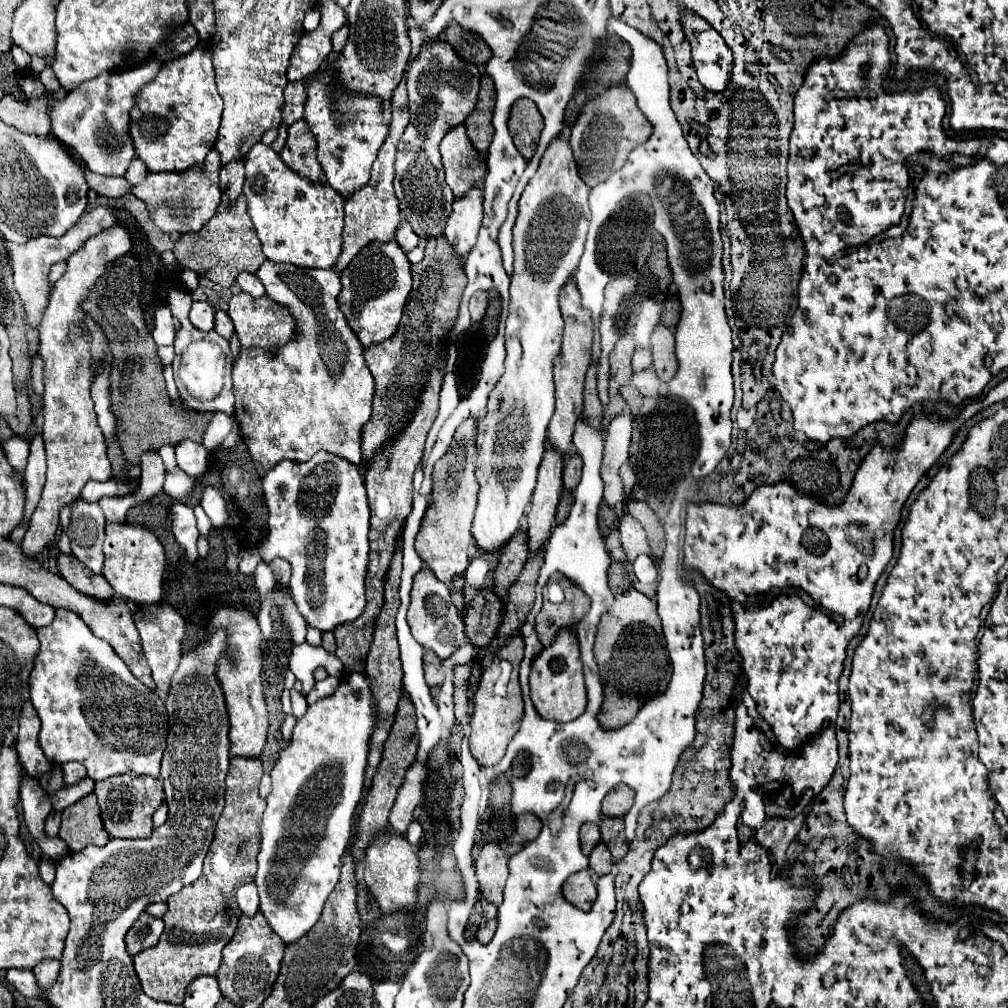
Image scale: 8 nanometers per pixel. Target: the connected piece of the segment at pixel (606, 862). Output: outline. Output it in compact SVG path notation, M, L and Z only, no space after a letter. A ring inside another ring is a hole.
M598 843L590 853L590 869L600 877L612 871L612 855L604 843Z

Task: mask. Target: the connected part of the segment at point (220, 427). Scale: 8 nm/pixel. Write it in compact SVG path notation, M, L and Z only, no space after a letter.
M214 413L214 419L210 421L206 433L204 433L204 441L202 445L208 449L208 451L214 451L216 447L220 447L220 443L228 437L228 433L232 431L232 423L234 419L226 413Z

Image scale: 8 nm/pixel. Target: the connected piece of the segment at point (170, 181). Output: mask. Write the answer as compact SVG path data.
M212 149L206 155L204 163L198 163L182 173L149 173L147 179L137 186L130 185L124 177L104 177L104 175L92 173L90 169L84 169L84 177L88 181L88 187L100 195L120 197L126 193L134 194L145 202L149 216L158 229L162 229L164 233L182 235L190 231L200 231L206 225L206 221L216 213L216 207L220 203L218 163L220 163L220 153Z

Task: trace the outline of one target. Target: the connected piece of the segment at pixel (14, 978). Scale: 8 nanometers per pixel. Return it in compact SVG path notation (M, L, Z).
M8 969L6 971L6 979L8 979L8 983L16 991L20 991L26 997L42 997L42 991L38 989L32 971L26 971L26 969Z

